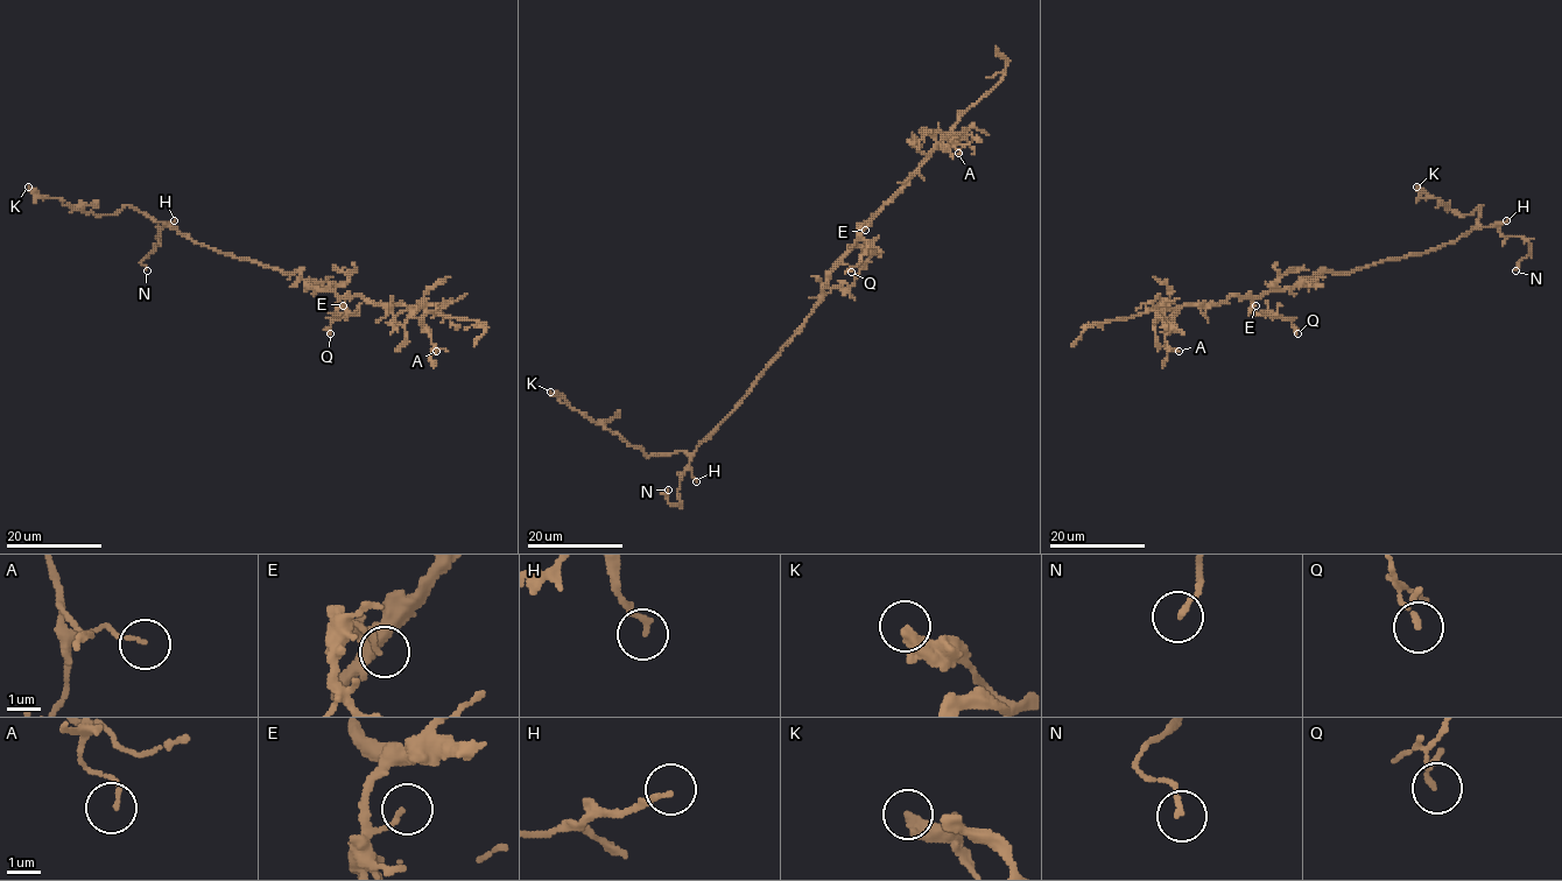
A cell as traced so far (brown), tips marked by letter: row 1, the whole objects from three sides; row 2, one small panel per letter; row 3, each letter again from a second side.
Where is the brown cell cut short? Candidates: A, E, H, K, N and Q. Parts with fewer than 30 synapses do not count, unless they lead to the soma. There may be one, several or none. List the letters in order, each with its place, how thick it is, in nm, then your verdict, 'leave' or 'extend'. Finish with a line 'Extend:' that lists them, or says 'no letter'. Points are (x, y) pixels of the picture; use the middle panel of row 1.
A: place (958, 153); calibre 90 nm; leave
E: place (865, 230); calibre 120 nm; leave
H: place (696, 481); calibre 160 nm; leave
K: place (550, 392); calibre 380 nm; leave
N: place (668, 490); calibre 140 nm; leave
Q: place (851, 272); calibre 100 nm; leave
Extend: no letter

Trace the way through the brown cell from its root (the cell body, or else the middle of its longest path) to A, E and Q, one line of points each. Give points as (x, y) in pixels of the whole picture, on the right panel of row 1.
A: (1344, 273), (1317, 273), (1307, 282), (1259, 295), (1166, 308), (1165, 318), (1170, 325), (1167, 347), (1179, 351)
E: (1344, 273), (1322, 272), (1307, 282), (1273, 288), (1258, 295), (1252, 302), (1252, 308), (1256, 305)
Q: (1344, 273), (1317, 273), (1307, 282), (1273, 288), (1252, 302), (1252, 309), (1257, 312), (1290, 319), (1297, 333)

